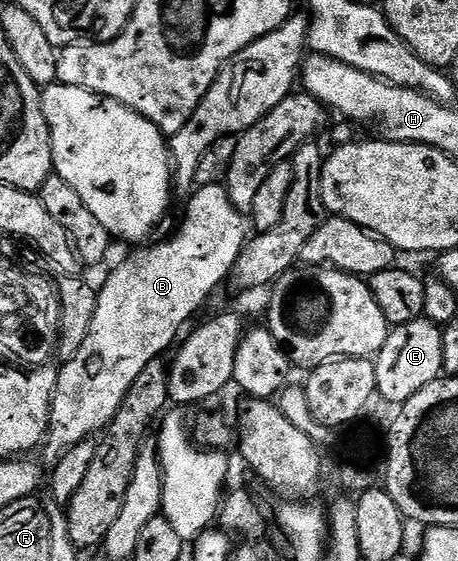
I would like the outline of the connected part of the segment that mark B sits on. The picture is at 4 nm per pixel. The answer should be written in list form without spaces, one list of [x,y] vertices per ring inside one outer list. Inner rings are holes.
[[[223,183],[201,184],[187,200],[184,221],[169,240],[137,247],[140,249],[133,256],[126,257],[105,278],[104,285],[99,285],[90,331],[82,346],[78,346],[78,354],[63,361],[56,373],[48,435],[42,448],[49,458],[58,457],[78,442],[95,437],[95,432],[96,435],[103,433],[114,414],[118,414],[134,378],[138,378],[146,366],[157,363],[160,355],[177,343],[178,337],[185,331],[184,323],[211,298],[212,291],[223,280],[229,279],[233,265],[250,239],[250,224],[245,213],[237,211],[230,202],[230,194]]]

